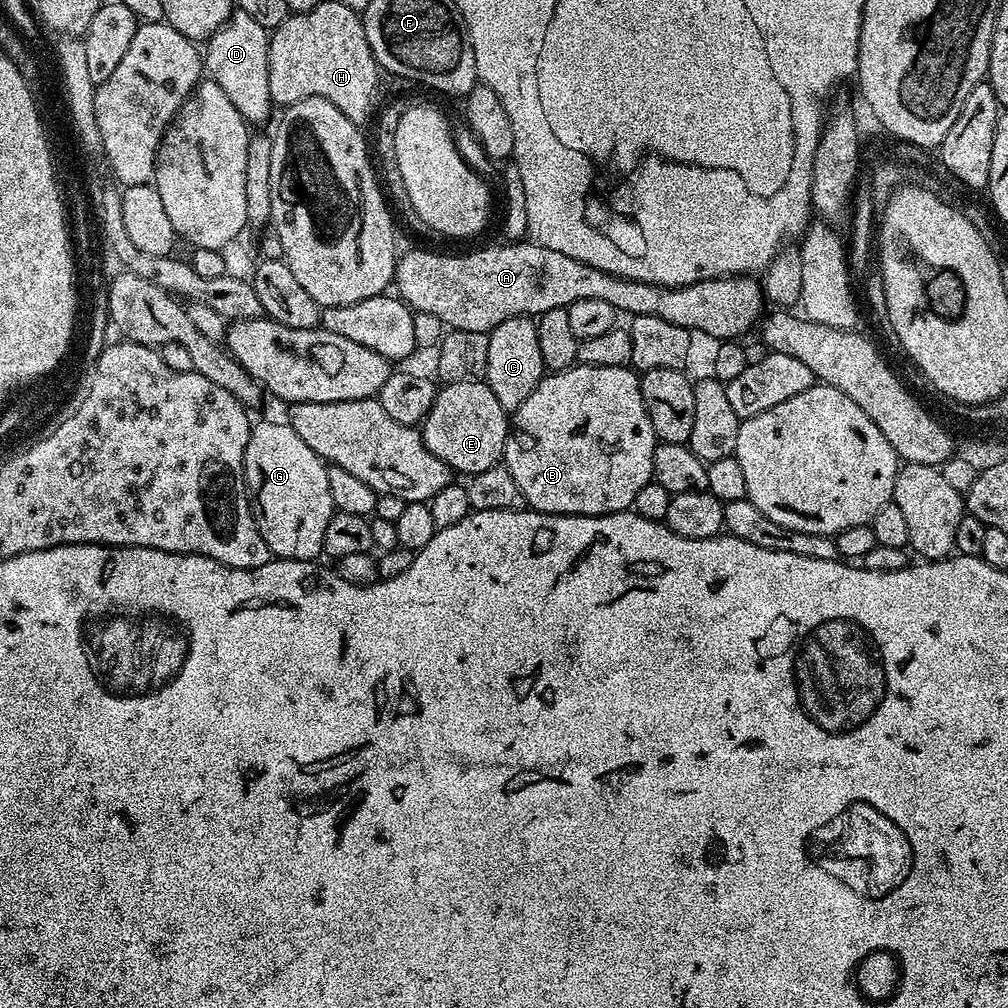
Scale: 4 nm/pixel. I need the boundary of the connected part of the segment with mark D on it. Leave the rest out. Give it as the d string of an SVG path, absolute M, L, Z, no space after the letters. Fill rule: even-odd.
M236 10L213 36L208 37L208 49L205 47L202 52L202 68L207 79L226 90L226 98L234 102L234 110L252 126L262 123L274 111L270 98L269 35L269 29L258 26L250 14Z

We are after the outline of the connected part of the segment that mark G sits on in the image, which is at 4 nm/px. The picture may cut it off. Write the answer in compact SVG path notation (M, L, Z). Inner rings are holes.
M264 420L261 424L251 425L244 451L244 485L248 487L248 499L258 534L262 534L273 557L281 560L316 560L323 553L326 525L330 523L334 511L328 468L325 461L316 456L314 450L298 438L298 434L294 434L291 424Z

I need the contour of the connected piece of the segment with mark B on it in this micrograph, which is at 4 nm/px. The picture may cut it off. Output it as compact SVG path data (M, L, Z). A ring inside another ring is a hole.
M576 364L564 372L545 375L530 394L530 398L526 398L526 402L522 402L522 406L518 406L515 412L511 413L502 463L510 470L510 474L514 474L514 482L518 482L518 490L522 490L525 505L529 509L551 512L558 516L605 516L611 512L629 511L634 498L638 495L638 490L642 490L642 486L653 483L652 467L657 443L654 426L650 426L650 418L646 414L646 406L642 402L640 376L631 367Z

